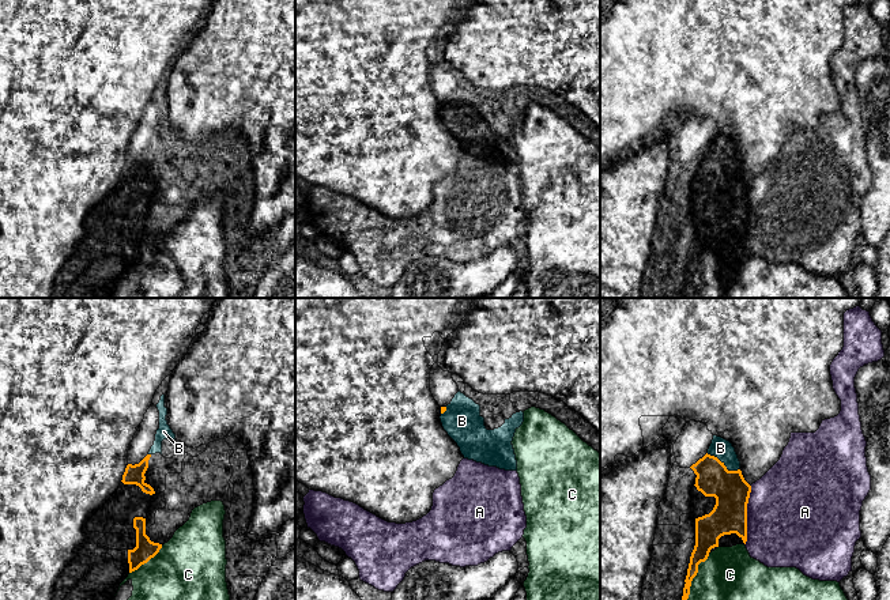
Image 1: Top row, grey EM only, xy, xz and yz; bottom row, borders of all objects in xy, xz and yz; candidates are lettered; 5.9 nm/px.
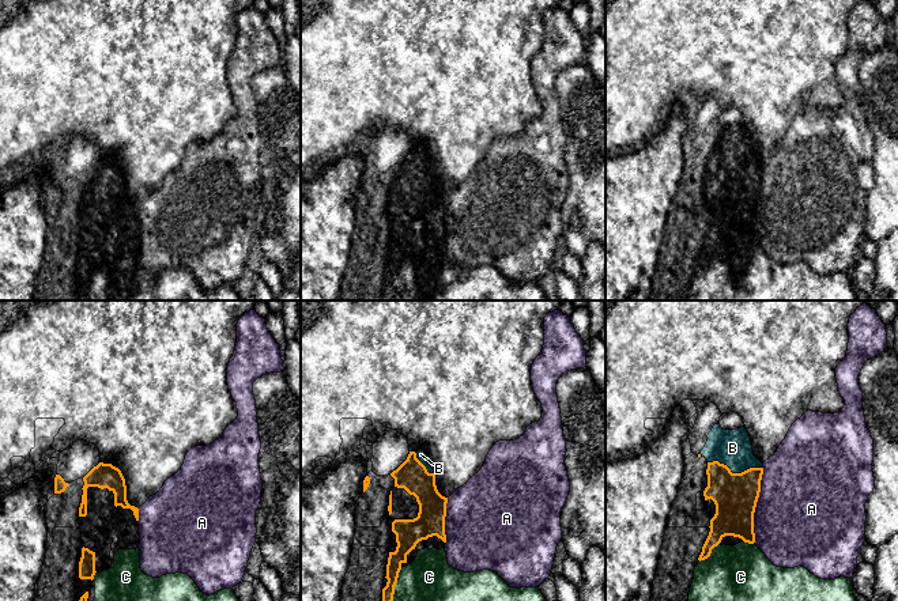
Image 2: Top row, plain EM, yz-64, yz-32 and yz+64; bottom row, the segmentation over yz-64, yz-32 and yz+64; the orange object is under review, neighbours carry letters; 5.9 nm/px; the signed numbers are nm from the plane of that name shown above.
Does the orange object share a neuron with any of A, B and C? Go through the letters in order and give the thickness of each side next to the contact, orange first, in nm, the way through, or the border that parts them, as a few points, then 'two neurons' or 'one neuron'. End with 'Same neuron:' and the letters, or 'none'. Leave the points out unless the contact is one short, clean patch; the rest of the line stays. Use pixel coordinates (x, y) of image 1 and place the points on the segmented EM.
A: 200/500 nm | two neurons
B: 200/120 nm | one neuron
C: 140/320 nm | two neurons
Same neuron: B

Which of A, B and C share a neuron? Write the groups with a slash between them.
A / B / C

